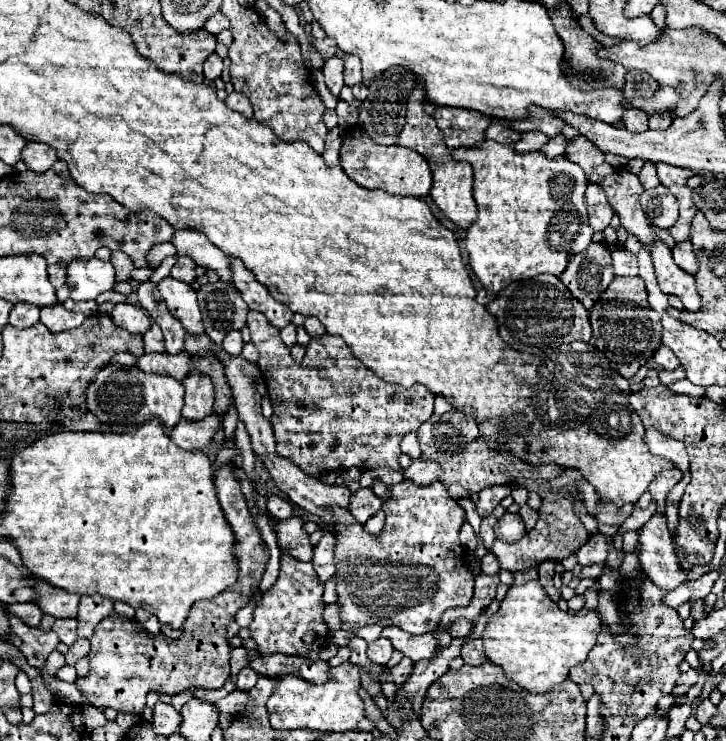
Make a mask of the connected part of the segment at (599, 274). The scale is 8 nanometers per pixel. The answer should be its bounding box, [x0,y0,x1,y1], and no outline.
[563,242,613,308]

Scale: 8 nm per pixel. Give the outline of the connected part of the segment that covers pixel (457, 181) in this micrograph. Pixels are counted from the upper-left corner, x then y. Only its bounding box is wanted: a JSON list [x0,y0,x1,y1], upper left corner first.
[397,80,477,230]

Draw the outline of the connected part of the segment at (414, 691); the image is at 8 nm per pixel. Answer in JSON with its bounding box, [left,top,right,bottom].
[399,640,463,718]

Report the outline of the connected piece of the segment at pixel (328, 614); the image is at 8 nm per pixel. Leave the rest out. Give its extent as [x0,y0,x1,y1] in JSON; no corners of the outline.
[325,604,343,630]

